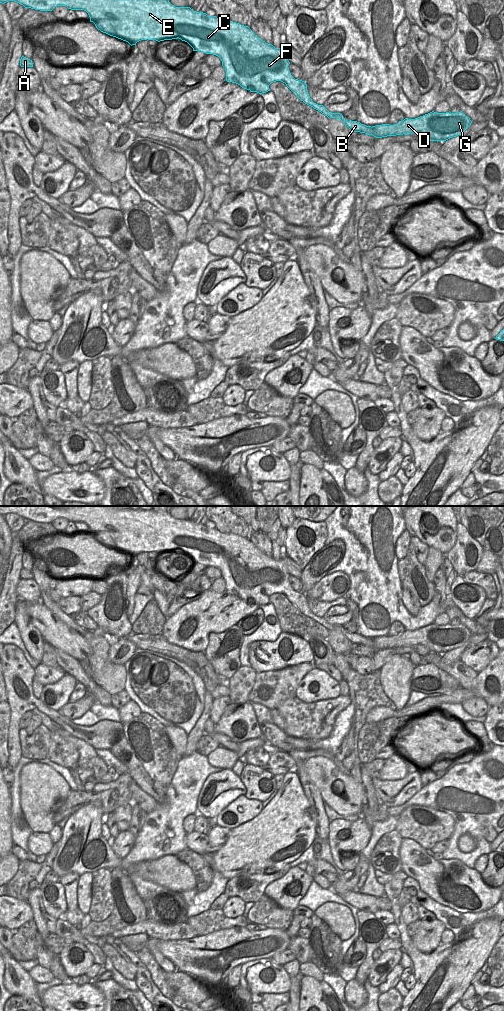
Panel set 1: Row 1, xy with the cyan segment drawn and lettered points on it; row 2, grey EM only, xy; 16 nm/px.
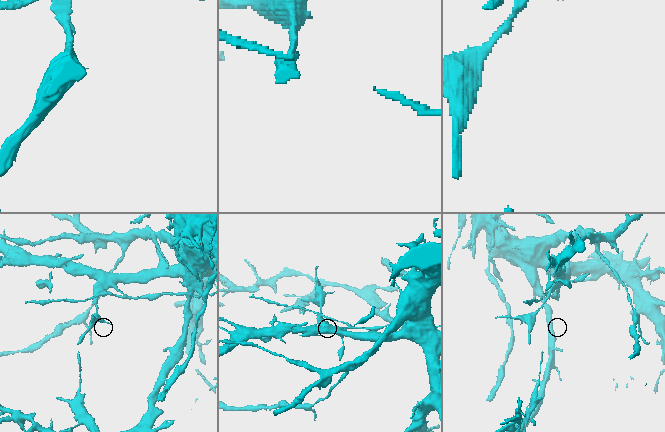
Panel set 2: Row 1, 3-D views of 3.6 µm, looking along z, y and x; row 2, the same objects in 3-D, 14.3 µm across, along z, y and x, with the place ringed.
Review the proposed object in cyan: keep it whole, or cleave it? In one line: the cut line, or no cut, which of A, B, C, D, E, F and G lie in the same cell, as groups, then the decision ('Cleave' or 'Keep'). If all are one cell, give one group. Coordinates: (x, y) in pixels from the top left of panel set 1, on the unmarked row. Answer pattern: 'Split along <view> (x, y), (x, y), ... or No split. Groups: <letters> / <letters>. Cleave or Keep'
Split along xy (371, 639), (373, 646). Groups: A B C E F / D G. Cleave.

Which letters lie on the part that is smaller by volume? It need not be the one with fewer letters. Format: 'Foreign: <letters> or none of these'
Foreign: D, G

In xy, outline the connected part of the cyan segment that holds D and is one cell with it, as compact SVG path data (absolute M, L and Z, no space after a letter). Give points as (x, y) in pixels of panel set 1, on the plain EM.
M434 623L415 631L405 630L397 636L372 638L373 648L382 650L396 647L423 645L430 653L446 653L461 647L472 633L462 623L458 625L436 625Z

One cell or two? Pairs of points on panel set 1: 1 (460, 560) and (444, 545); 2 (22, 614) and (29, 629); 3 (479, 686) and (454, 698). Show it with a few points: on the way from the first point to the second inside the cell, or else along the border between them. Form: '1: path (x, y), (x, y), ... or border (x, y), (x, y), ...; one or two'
1: border (457, 528), (455, 544), (444, 555); two
2: path (22, 618), (25, 625); one
3: path (473, 692), (460, 695); one

